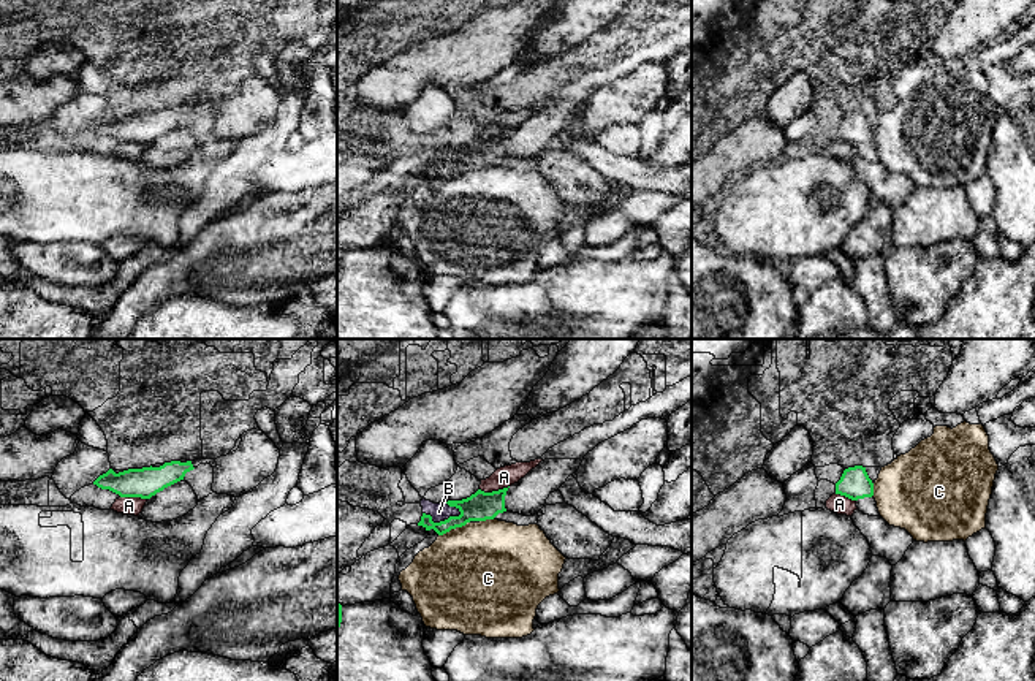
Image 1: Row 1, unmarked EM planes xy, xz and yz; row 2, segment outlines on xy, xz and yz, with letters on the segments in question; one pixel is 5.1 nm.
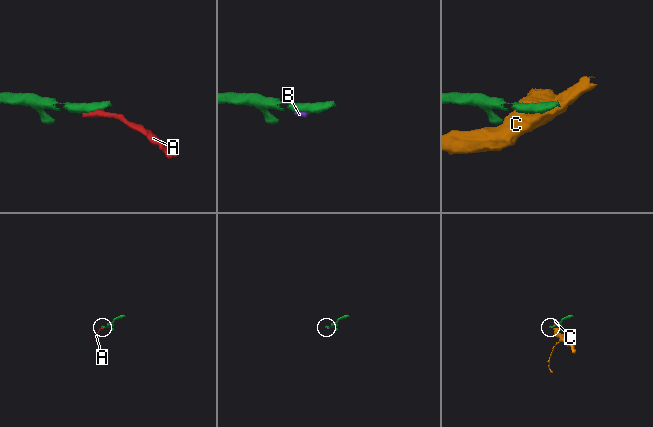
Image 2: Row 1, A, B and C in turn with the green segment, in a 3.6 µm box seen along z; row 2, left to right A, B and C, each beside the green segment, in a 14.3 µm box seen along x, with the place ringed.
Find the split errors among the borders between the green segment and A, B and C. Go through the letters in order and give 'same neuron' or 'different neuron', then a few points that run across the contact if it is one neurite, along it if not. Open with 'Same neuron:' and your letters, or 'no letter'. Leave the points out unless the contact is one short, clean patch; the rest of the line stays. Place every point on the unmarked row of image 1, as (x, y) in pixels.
Same neuron: no letter
A: different neuron; line xz (508, 130), (491, 136), (480, 135)
B: different neuron; line xz (423, 157), (434, 167), (443, 167), (461, 159)
C: different neuron; line xz (469, 167), (439, 181)

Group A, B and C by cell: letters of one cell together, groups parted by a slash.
A B / C

